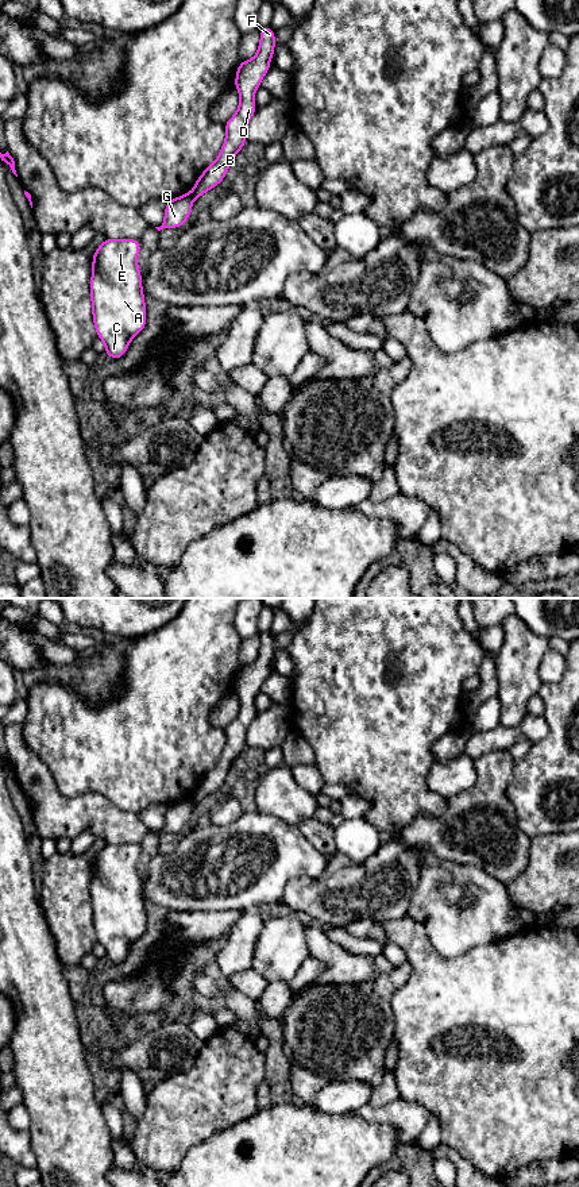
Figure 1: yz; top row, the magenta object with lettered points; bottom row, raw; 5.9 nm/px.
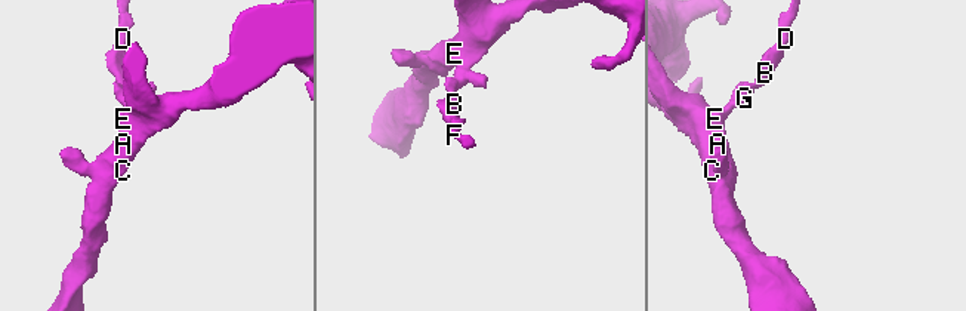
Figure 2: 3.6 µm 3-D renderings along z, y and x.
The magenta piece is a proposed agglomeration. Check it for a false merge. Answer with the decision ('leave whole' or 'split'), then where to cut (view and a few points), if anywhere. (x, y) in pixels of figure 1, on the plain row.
split; cut yz (189, 797), (193, 802)

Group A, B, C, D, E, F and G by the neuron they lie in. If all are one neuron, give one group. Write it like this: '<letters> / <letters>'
A C E G / B D F

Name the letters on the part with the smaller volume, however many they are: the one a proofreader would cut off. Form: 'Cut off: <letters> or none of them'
Cut off: B, D, F

